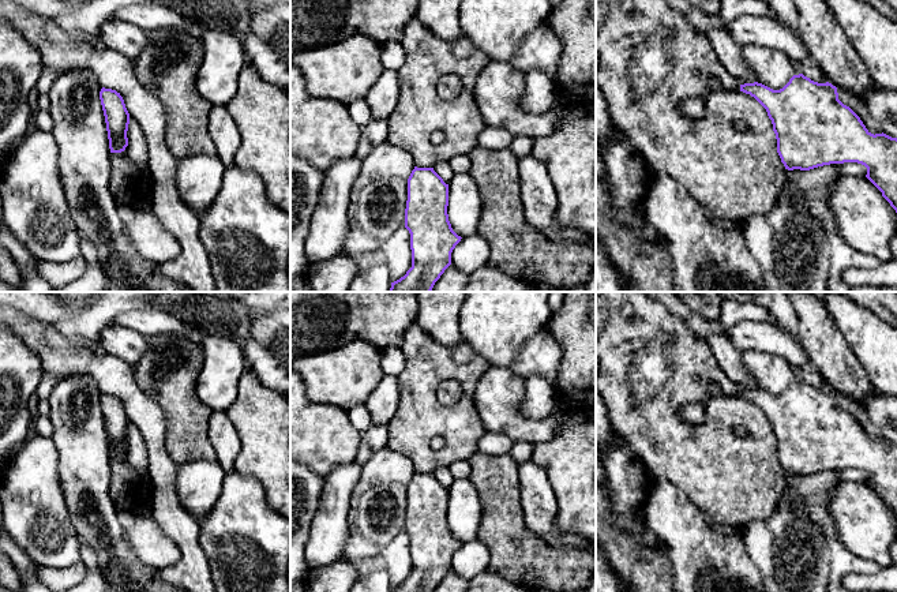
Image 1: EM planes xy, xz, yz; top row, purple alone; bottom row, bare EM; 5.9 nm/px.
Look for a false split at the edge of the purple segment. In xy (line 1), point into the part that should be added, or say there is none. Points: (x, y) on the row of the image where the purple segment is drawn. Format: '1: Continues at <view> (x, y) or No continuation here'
1: Continues at xy (131, 184)

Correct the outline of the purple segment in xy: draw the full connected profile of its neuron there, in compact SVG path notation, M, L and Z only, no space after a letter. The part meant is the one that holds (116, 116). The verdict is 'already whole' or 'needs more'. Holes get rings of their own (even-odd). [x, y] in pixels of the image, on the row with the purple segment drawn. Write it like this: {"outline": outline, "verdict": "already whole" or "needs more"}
{"outline": "M102 87L100 100L105 116L110 149L110 191L119 209L125 213L151 199L153 179L146 165L138 165L128 157L130 113L116 90Z", "verdict": "needs more"}

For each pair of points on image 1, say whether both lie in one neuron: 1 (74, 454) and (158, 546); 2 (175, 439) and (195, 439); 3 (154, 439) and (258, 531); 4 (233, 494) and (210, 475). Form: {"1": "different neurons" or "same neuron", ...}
{"1": "different neurons", "2": "same neuron", "3": "different neurons", "4": "different neurons"}

